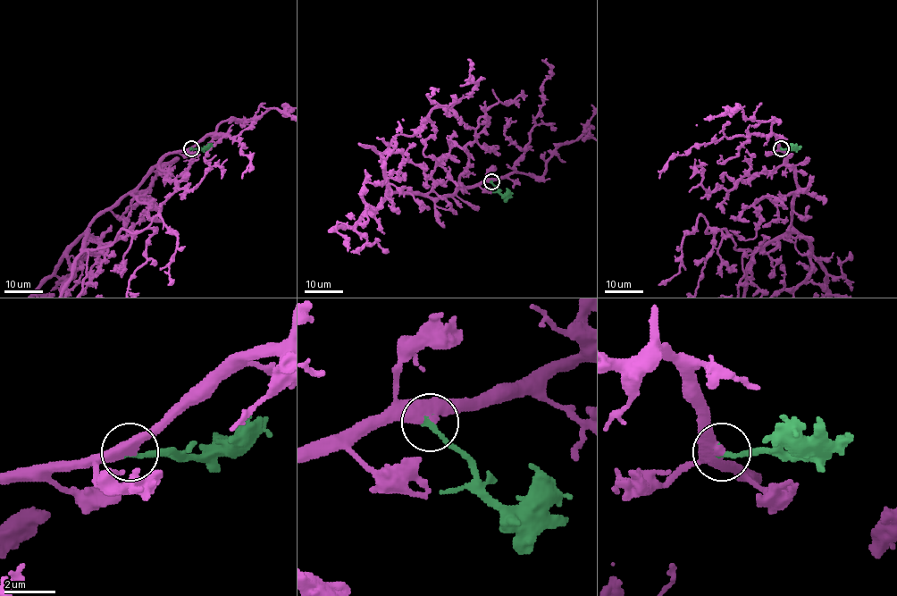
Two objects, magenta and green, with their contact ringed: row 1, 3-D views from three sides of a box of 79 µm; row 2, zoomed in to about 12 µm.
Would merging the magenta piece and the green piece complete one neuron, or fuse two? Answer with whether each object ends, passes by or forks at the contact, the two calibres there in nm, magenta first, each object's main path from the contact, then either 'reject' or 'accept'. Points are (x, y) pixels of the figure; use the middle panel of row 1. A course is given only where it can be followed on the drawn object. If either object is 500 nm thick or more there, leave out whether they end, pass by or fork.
magenta passes by; green ends there; 480 nm thick on the magenta side, 280 nm on the other; green runs (490, 181), (502, 194), (512, 197); accept

